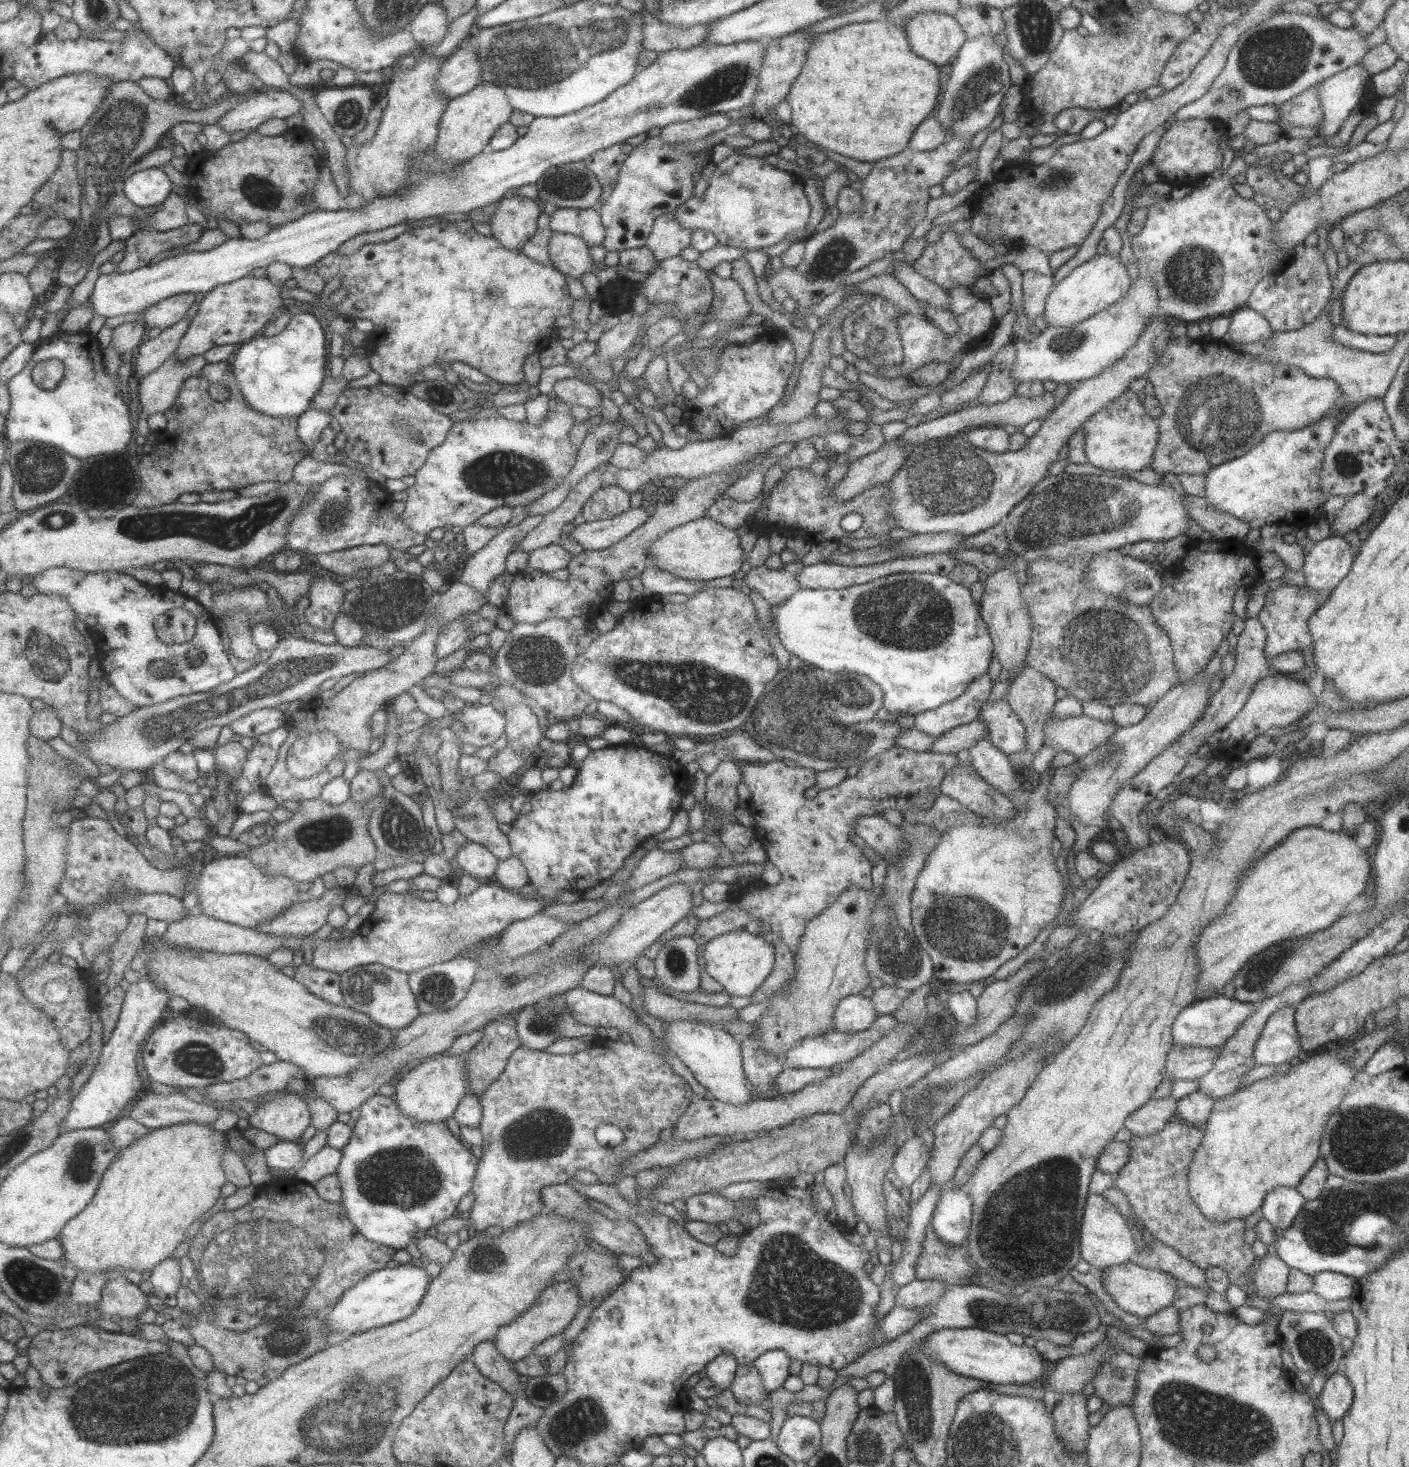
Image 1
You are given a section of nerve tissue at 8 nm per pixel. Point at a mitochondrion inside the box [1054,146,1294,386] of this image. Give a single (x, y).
(1192, 275)

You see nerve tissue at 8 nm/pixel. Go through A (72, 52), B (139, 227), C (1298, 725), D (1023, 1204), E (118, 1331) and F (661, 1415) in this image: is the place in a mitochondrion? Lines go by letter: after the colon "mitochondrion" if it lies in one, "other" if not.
A: other
B: other
C: other
D: mitochondrion
E: other
F: other

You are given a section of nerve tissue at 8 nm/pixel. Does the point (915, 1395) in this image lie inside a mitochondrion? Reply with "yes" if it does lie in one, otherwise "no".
yes

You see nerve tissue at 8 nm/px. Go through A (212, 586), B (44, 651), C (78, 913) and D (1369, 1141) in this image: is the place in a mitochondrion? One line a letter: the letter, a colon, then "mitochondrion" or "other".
A: other
B: mitochondrion
C: other
D: mitochondrion

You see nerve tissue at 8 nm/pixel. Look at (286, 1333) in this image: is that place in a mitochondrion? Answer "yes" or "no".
yes

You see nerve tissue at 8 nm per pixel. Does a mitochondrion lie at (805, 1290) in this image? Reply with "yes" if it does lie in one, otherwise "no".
yes

